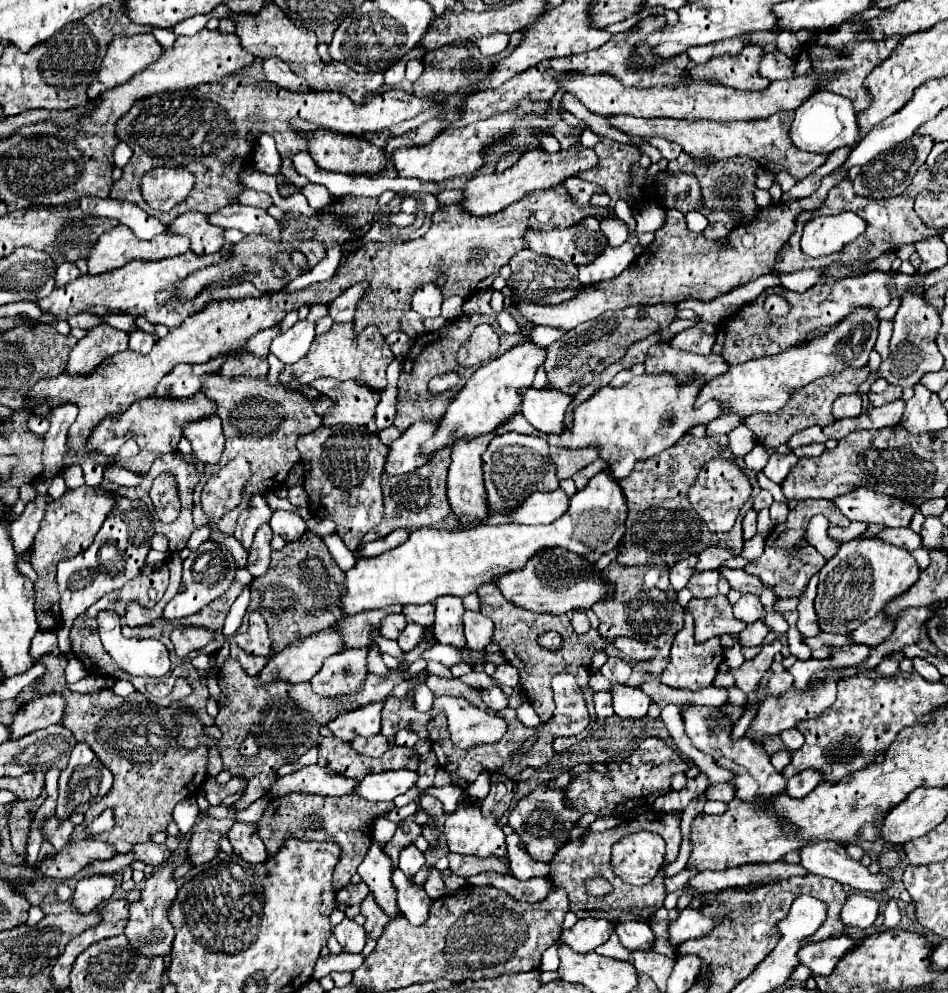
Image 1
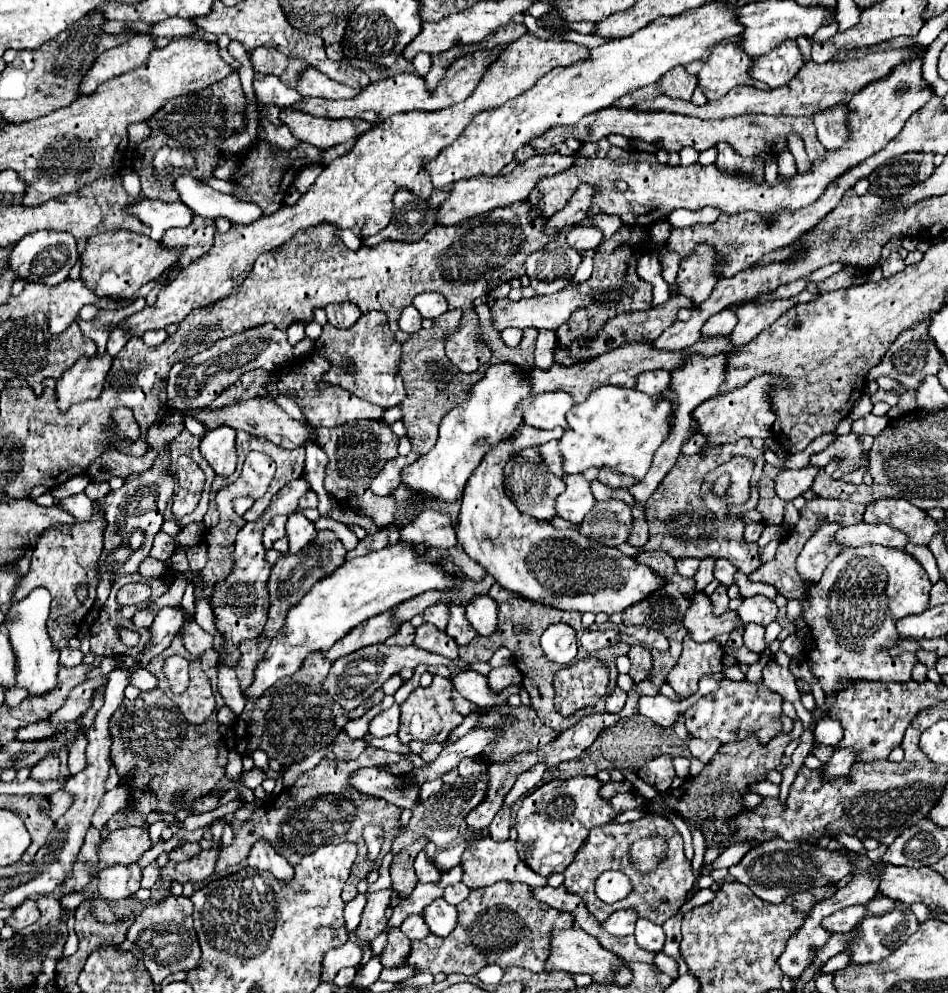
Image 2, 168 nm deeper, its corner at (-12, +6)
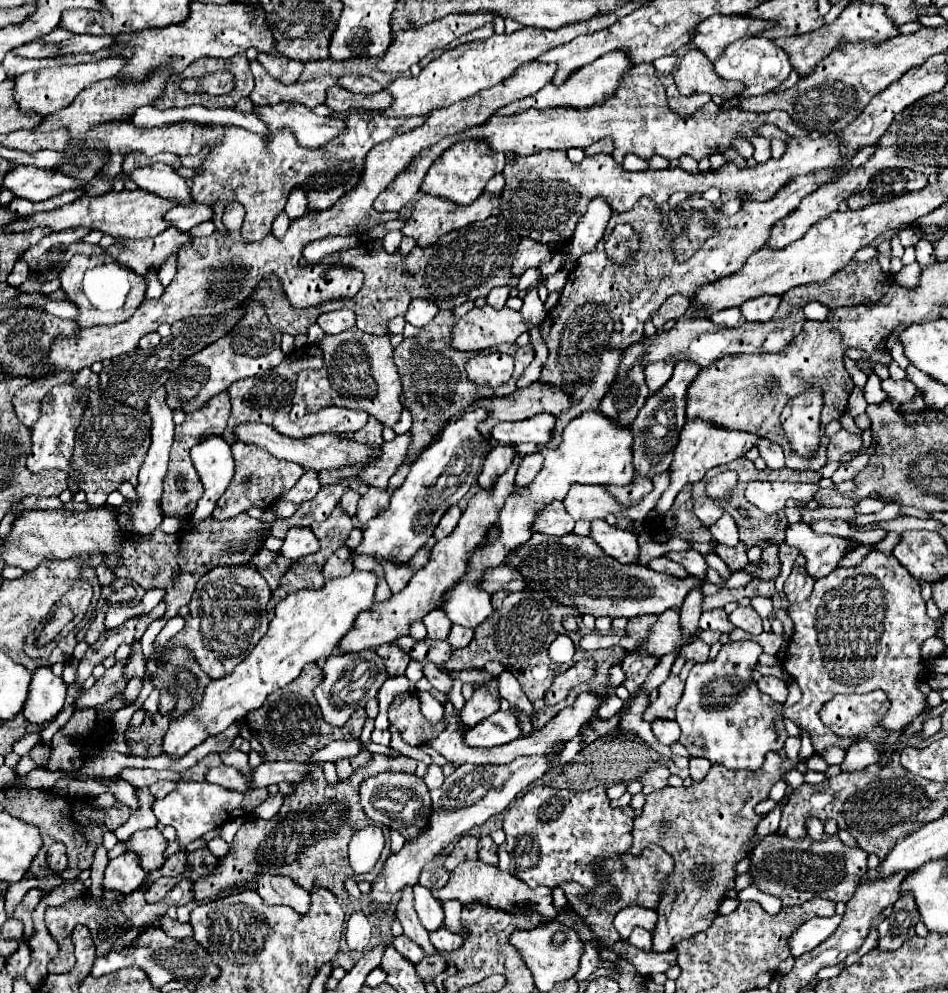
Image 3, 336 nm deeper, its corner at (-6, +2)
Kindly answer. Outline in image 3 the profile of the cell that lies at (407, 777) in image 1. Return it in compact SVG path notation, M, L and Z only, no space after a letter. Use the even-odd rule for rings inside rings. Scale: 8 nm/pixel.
M497 711L485 721L481 721L481 725L475 725L473 729L469 729L465 735L465 741L469 747L497 747L497 745L511 743L521 735L523 733L519 727L517 713Z

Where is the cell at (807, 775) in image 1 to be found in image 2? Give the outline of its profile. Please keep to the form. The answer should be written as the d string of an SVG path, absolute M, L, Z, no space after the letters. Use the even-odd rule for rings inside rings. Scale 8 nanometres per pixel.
M835 749L833 757L821 767L821 771L823 771L821 777L829 779L829 777L845 775L853 763L855 763L855 751L853 749Z

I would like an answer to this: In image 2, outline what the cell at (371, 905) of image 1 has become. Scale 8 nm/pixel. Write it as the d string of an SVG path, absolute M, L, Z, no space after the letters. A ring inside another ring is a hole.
M399 927L391 929L391 933L387 933L387 935L389 935L387 947L381 953L381 963L383 963L383 967L399 967L399 965L403 965L407 953L411 951L411 941Z

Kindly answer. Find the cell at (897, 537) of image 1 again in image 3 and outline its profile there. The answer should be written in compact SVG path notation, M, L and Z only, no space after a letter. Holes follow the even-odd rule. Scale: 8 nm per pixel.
M795 523L787 527L787 545L801 549L807 559L807 573L813 579L829 575L843 559L849 539L837 535L817 535L807 523Z

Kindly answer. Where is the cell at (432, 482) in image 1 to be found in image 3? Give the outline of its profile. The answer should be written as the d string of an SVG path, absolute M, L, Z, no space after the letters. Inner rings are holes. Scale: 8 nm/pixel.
M341 547L337 549L329 561L323 565L323 577L325 579L333 579L333 577L345 577L351 573L351 567L349 567L349 549L347 547Z

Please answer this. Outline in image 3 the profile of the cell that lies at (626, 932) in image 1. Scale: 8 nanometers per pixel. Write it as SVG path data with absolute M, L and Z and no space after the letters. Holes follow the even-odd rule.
M633 929L633 933L627 939L631 945L637 945L637 949L651 951L651 933L647 929Z

